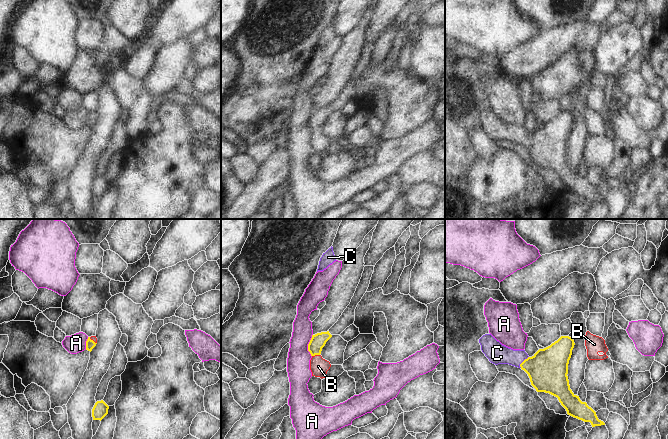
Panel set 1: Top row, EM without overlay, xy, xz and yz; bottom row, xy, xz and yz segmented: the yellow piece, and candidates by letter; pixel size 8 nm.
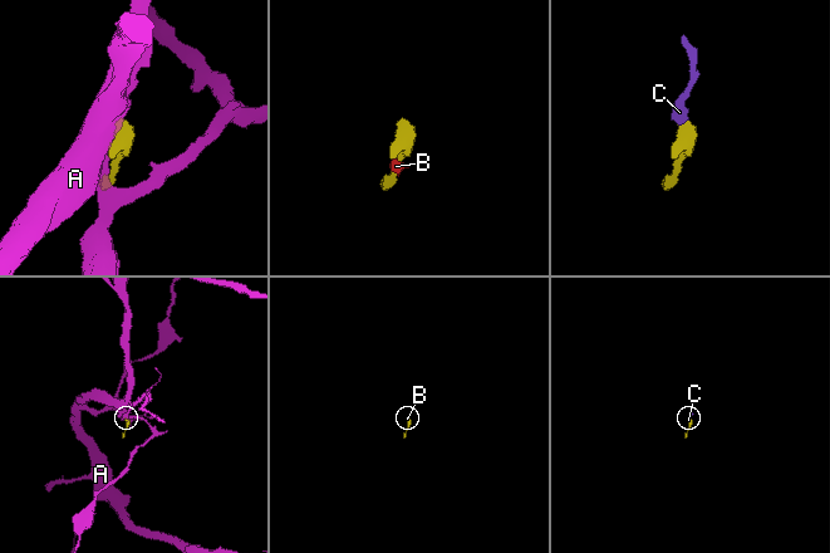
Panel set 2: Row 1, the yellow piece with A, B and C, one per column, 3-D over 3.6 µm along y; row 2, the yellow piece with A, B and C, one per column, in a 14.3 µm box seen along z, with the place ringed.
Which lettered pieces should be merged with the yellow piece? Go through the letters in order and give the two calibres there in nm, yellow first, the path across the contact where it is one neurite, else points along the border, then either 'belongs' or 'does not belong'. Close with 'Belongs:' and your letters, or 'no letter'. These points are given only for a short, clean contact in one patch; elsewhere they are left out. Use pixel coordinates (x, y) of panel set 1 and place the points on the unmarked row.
A: calibres 120 and 190 nm; border xz (312, 110), (308, 120), (308, 127), (311, 132); does not belong
B: calibres 120 and 140 nm; way xz (318, 117), (315, 121), (315, 130), (318, 142); belongs
C: calibres 320 and 160 nm; way yz (548, 144), (540, 144), (522, 138), (518, 134), (497, 129); belongs
Belongs: B, C

